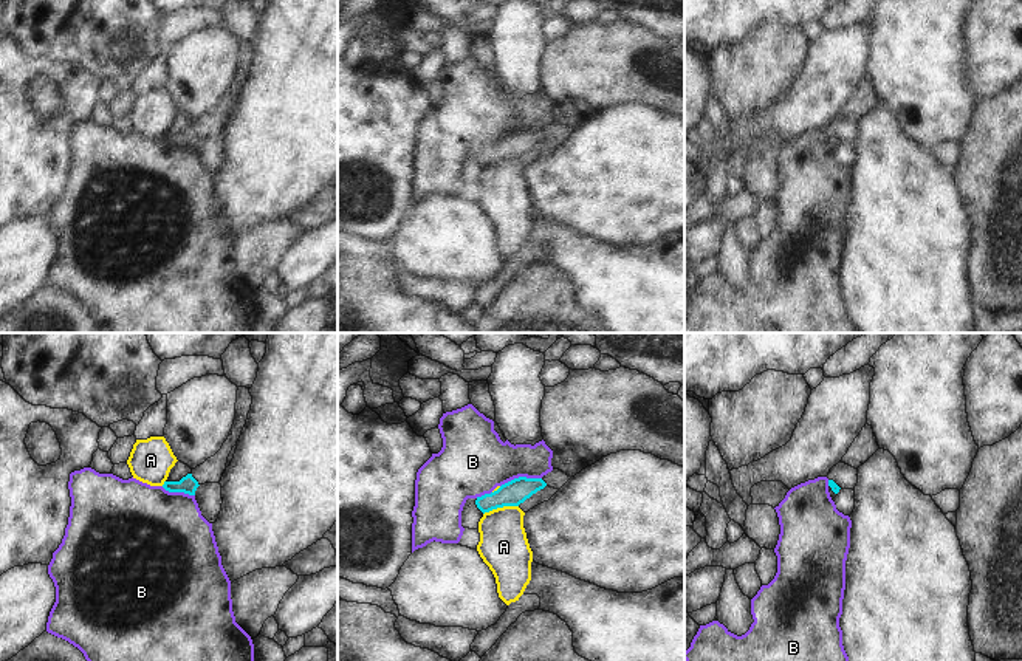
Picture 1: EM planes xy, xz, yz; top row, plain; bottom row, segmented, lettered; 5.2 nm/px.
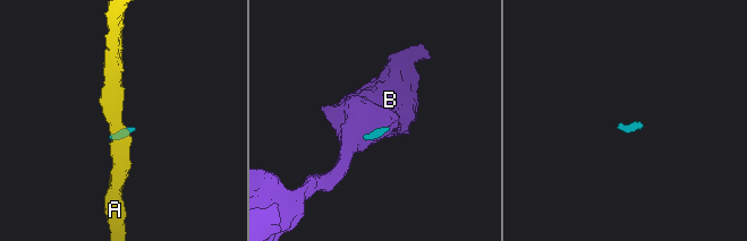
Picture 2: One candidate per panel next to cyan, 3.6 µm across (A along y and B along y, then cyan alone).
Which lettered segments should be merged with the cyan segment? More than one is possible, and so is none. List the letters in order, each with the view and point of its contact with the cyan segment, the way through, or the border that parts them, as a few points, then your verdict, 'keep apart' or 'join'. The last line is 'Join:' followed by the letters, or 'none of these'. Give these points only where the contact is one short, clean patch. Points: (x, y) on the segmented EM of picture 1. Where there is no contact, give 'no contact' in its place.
A: meets cyan in xz at (500, 506); border along xz (517, 505), (497, 506), (483, 514); keep apart
B: meets cyan in xz at (521, 477); border along xz (541, 477), (514, 477), (500, 486); keep apart
Join: none of these

